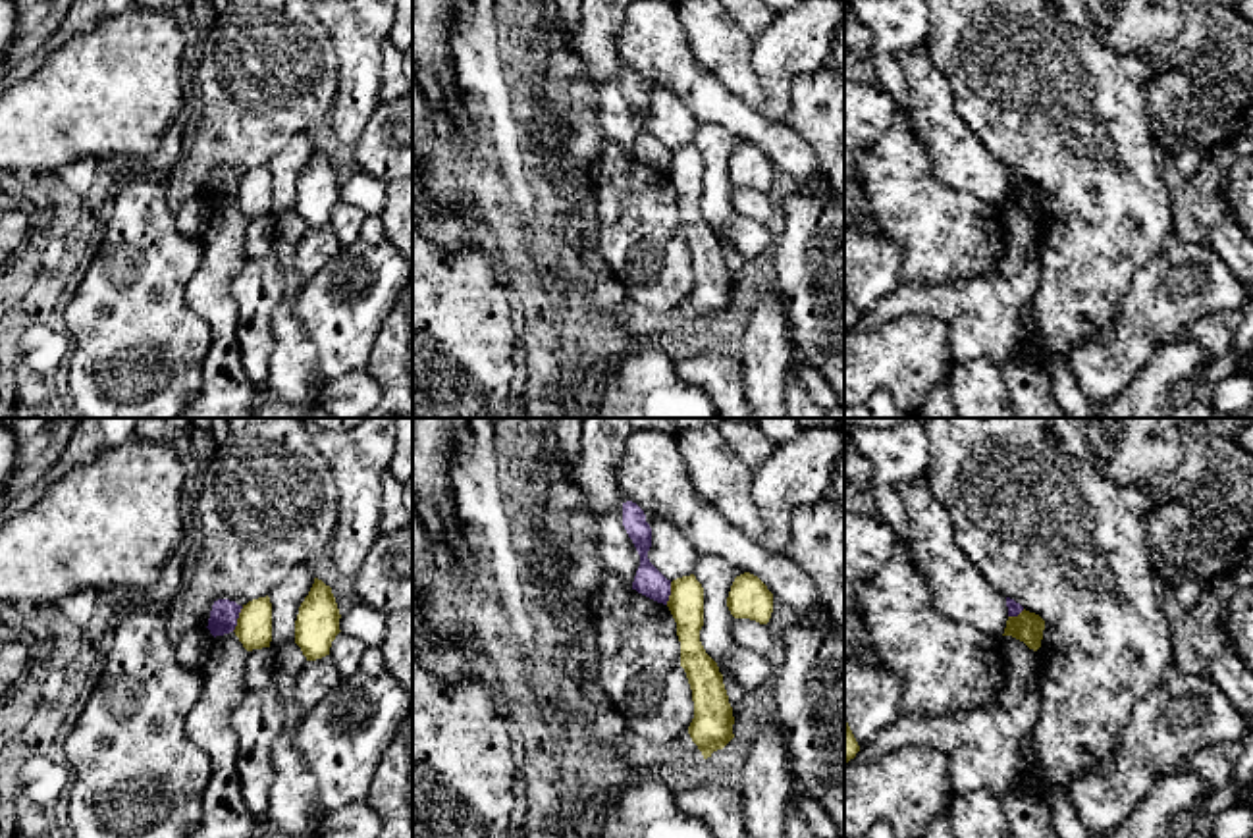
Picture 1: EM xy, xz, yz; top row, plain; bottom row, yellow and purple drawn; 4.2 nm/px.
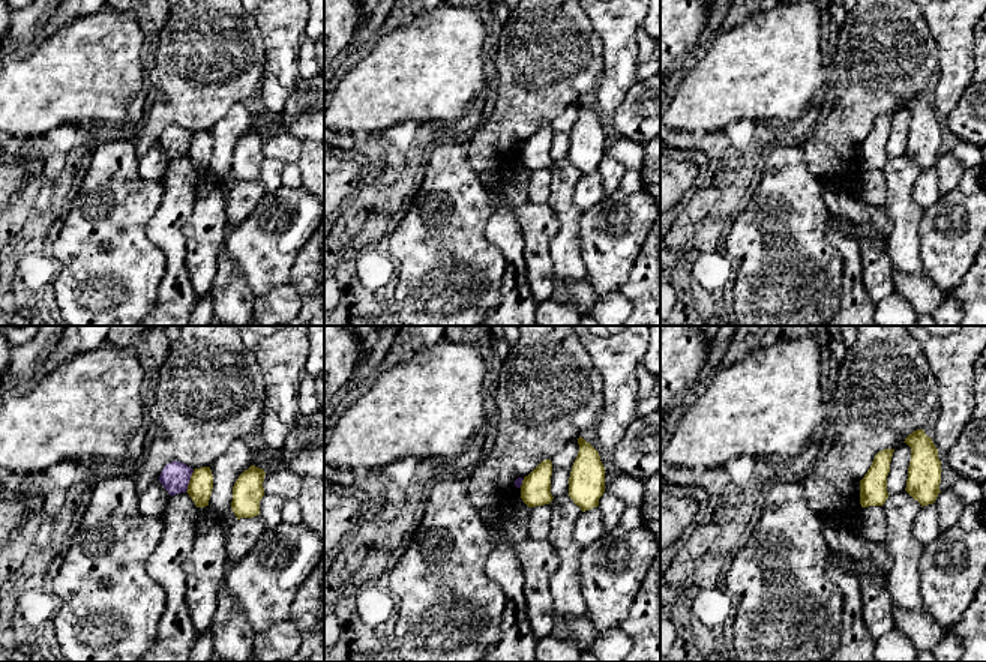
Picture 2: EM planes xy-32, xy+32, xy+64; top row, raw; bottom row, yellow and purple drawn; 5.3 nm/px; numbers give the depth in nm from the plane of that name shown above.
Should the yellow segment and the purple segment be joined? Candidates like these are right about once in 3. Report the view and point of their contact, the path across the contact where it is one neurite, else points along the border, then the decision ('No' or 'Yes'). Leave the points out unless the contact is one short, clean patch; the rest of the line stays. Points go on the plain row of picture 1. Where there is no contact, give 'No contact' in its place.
Touches yellow at xy (238, 187). Boundary: xy (243, 176), (232, 199). No

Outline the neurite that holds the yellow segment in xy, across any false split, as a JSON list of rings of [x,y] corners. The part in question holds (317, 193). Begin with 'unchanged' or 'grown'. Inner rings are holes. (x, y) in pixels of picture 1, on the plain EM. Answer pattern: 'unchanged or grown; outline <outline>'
unchanged; outline [[[314,146],[295,189],[295,212],[307,229],[330,223],[332,210],[341,200],[339,187],[341,183],[332,156]]]

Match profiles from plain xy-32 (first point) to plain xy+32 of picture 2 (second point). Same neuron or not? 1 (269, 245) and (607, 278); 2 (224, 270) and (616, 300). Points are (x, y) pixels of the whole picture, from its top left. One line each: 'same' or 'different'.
1: same
2: different

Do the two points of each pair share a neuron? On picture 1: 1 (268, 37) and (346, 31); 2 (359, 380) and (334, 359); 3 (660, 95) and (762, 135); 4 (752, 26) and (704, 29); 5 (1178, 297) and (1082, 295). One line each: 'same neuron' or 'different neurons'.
1: different neurons
2: different neurons
3: different neurons
4: different neurons
5: different neurons

